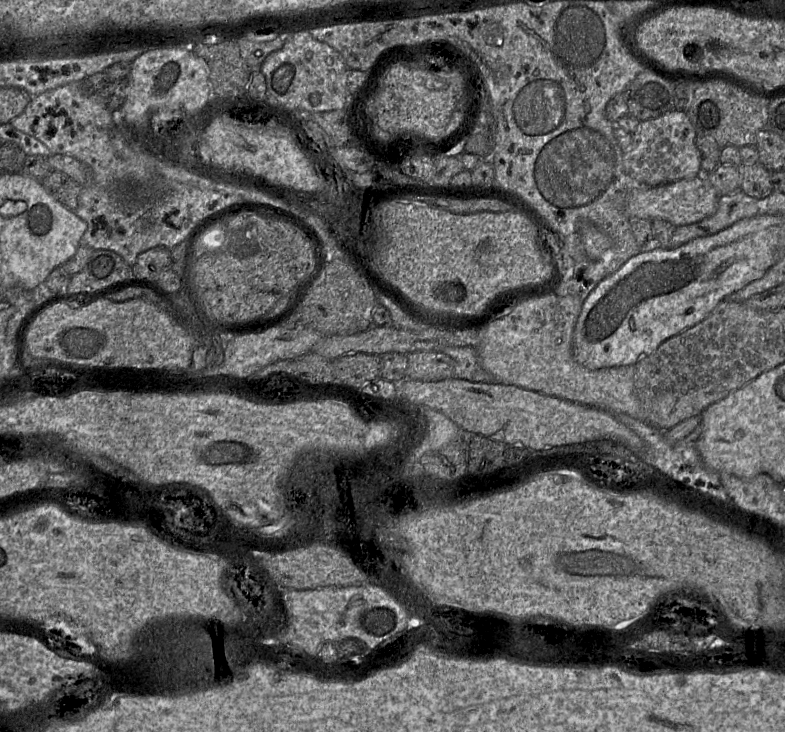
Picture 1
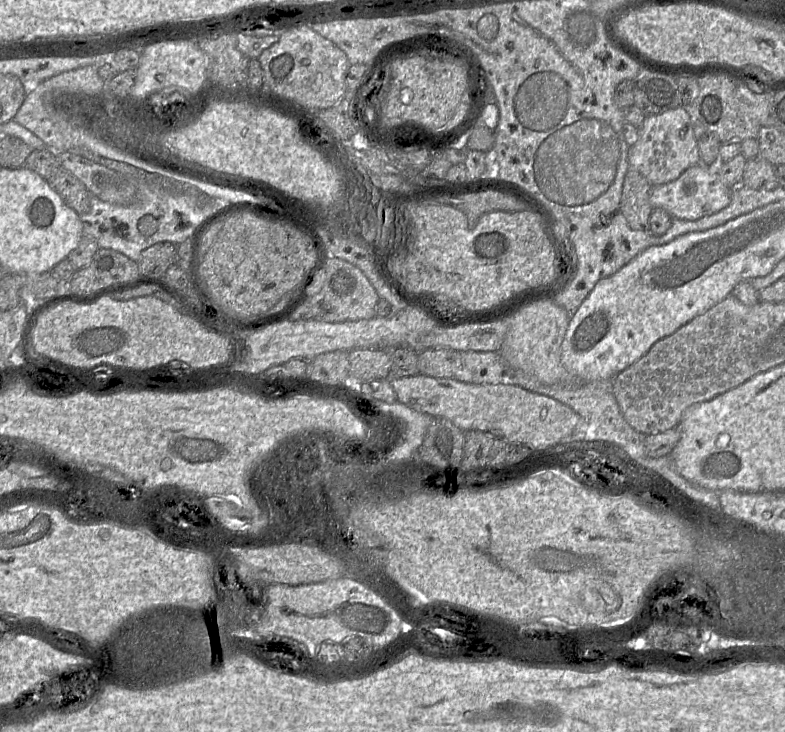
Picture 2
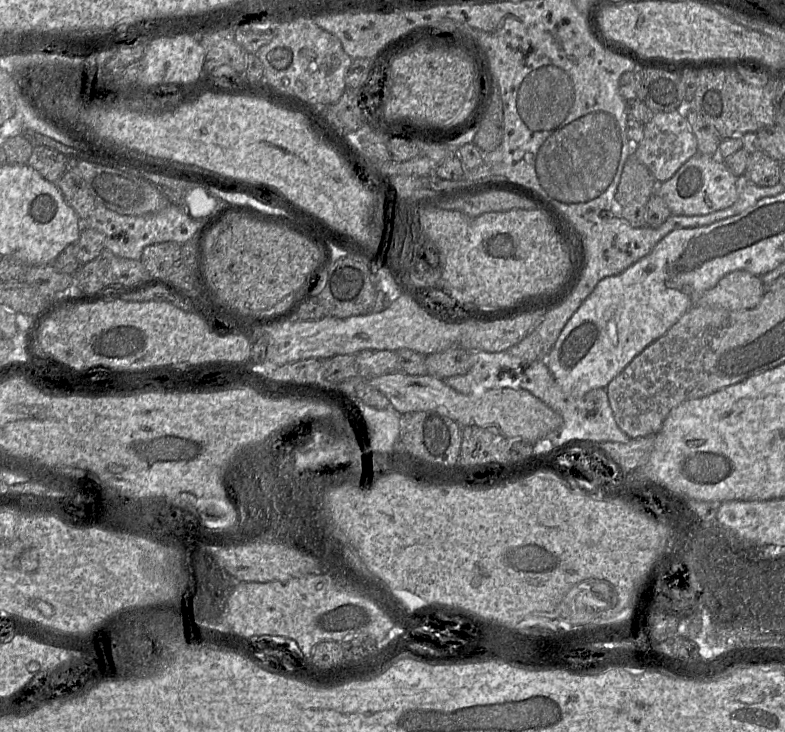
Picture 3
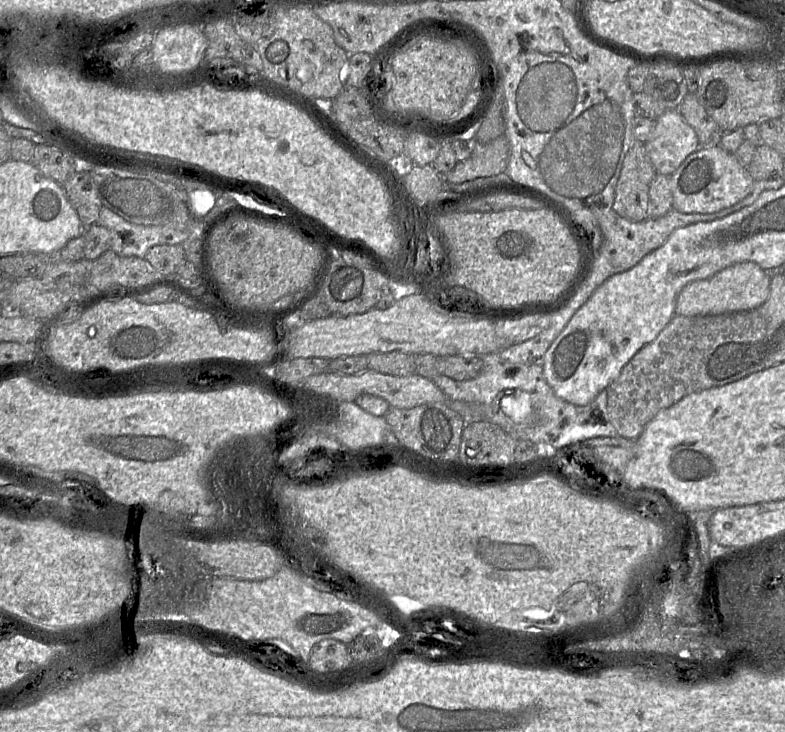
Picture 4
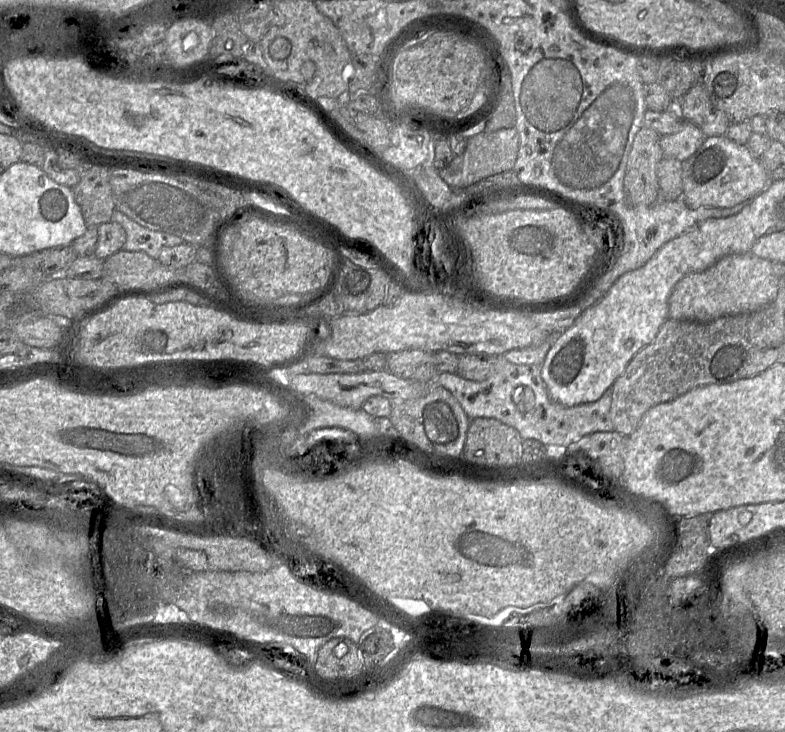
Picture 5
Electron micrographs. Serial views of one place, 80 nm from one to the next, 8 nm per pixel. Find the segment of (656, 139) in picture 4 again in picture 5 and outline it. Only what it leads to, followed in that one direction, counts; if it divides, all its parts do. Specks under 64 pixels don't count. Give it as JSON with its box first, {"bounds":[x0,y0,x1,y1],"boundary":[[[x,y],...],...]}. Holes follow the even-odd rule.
{"bounds":[660,121,705,162],"boundary":[[[684,121],[678,132],[660,137],[660,146],[664,157],[675,158],[682,162],[701,147],[705,138],[695,124]]]}

